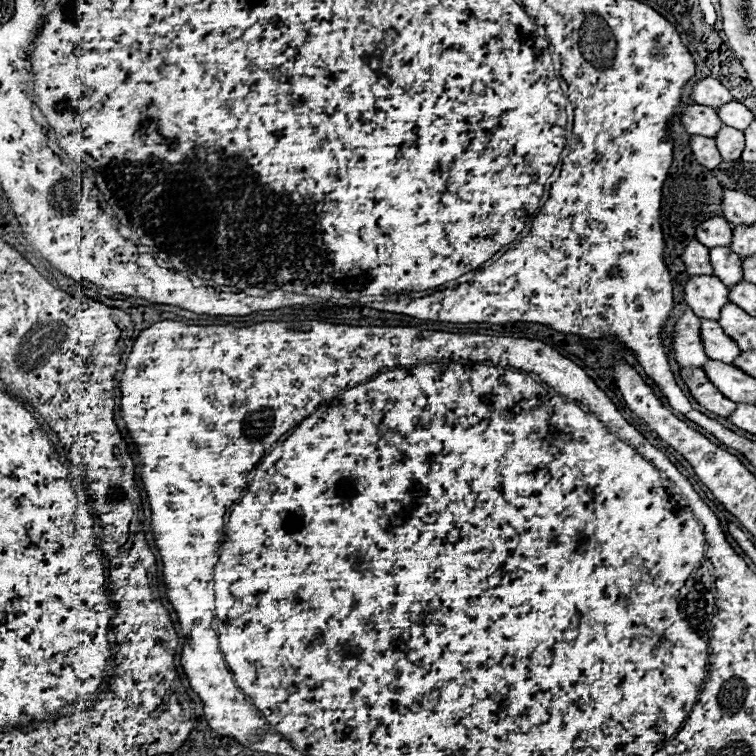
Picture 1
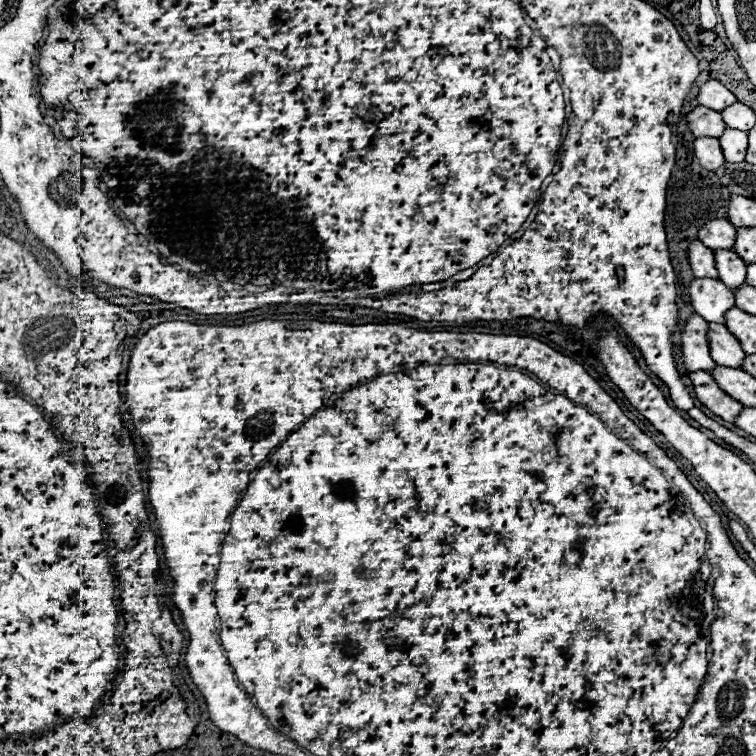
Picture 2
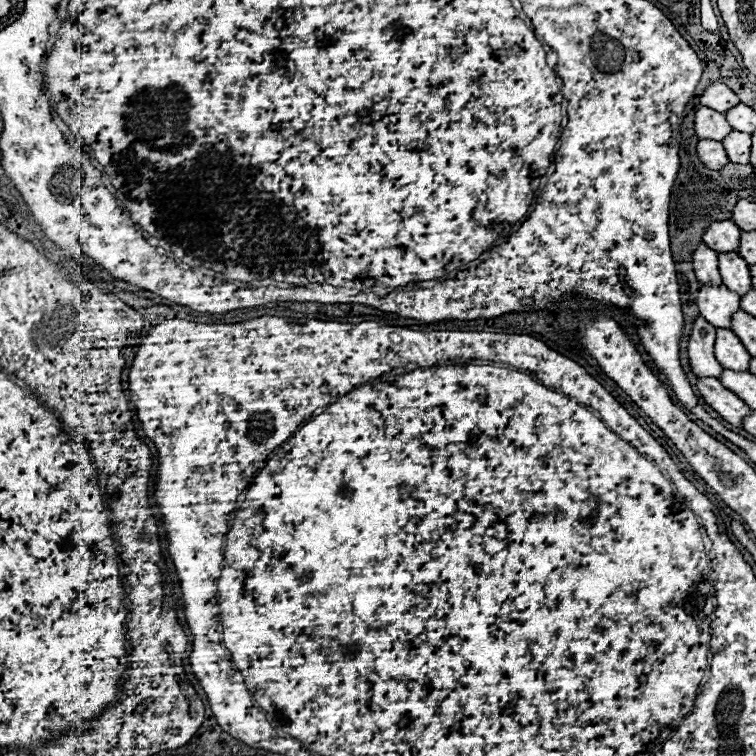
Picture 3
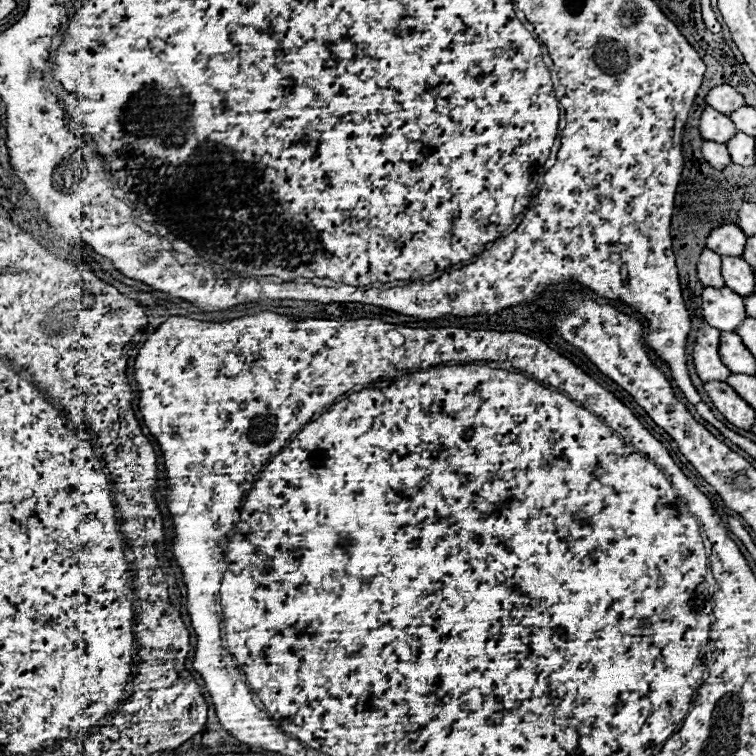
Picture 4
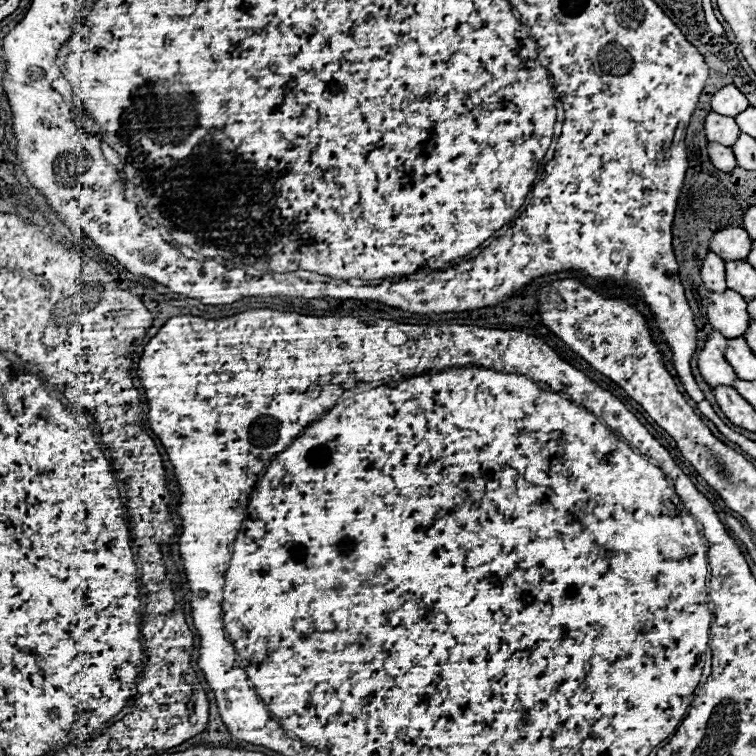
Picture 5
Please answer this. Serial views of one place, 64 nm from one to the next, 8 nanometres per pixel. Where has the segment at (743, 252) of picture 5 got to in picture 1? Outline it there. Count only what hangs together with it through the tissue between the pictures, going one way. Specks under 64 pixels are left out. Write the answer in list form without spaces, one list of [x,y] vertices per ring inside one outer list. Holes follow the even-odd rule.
[[[714,216],[706,222],[702,222],[696,228],[696,240],[700,240],[704,246],[730,246],[732,242],[732,226],[722,216]]]

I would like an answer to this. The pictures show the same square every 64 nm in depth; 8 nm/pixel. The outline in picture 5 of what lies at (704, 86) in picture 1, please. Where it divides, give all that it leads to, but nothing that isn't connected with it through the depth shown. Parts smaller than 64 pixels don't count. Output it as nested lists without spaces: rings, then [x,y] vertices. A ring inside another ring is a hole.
[[[724,86],[720,88],[714,96],[712,96],[712,110],[722,114],[722,116],[730,116],[734,118],[734,114],[746,110],[750,104],[746,100],[746,96],[736,88],[736,86]]]

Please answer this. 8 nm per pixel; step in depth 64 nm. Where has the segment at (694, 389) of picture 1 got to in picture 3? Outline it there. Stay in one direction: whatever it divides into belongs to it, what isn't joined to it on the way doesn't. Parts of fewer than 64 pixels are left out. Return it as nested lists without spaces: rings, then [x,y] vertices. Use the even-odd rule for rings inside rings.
[[[698,378],[696,386],[706,404],[710,404],[726,422],[740,428],[744,418],[750,416],[752,410],[734,392],[724,388],[718,378]]]

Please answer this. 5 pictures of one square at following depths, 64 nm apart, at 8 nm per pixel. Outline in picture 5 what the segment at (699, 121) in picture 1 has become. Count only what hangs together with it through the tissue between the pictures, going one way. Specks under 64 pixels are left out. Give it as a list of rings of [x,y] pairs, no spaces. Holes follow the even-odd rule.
[[[710,112],[706,116],[704,130],[706,130],[708,142],[716,142],[716,144],[722,144],[722,146],[728,146],[728,148],[734,146],[734,142],[738,140],[738,134],[740,134],[734,118],[720,116],[716,112]]]

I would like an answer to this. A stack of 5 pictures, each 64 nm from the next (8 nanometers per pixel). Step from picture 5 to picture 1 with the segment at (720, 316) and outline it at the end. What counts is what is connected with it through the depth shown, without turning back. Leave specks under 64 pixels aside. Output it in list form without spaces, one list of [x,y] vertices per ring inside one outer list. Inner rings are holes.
[[[690,276],[684,284],[684,302],[696,316],[706,320],[718,320],[722,306],[730,302],[728,286],[716,276]]]

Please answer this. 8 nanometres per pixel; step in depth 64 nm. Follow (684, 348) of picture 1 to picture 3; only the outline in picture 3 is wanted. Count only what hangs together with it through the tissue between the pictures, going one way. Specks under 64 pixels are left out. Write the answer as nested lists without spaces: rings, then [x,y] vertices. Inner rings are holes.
[[[696,318],[688,336],[688,358],[694,374],[700,378],[720,378],[724,372],[722,364],[714,358],[714,340],[716,328],[710,326],[704,318]]]

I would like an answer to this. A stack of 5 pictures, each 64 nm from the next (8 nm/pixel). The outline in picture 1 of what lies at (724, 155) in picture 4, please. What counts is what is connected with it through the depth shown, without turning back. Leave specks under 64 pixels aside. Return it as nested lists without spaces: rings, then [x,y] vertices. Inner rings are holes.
[[[692,136],[692,138],[690,138],[690,148],[692,148],[698,164],[706,166],[708,170],[714,170],[714,166],[718,166],[718,162],[722,162],[714,138]]]

